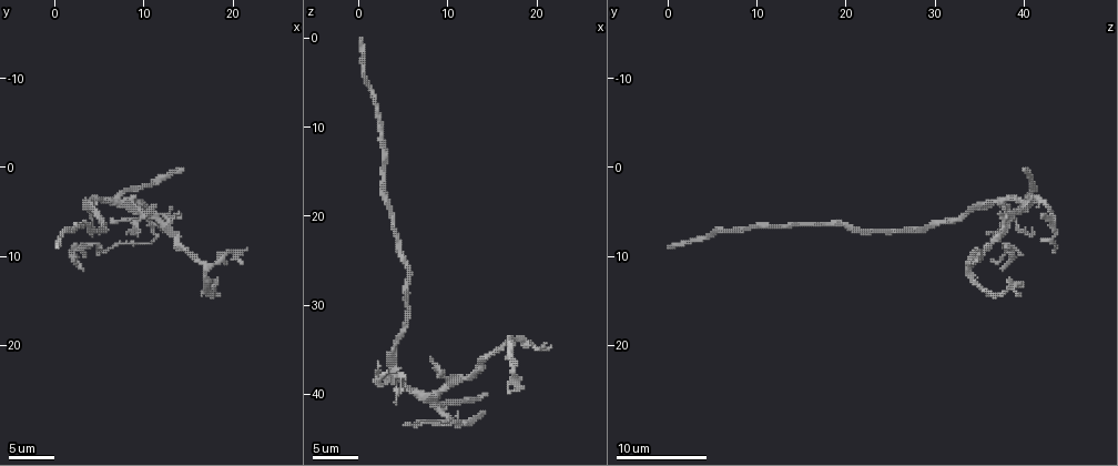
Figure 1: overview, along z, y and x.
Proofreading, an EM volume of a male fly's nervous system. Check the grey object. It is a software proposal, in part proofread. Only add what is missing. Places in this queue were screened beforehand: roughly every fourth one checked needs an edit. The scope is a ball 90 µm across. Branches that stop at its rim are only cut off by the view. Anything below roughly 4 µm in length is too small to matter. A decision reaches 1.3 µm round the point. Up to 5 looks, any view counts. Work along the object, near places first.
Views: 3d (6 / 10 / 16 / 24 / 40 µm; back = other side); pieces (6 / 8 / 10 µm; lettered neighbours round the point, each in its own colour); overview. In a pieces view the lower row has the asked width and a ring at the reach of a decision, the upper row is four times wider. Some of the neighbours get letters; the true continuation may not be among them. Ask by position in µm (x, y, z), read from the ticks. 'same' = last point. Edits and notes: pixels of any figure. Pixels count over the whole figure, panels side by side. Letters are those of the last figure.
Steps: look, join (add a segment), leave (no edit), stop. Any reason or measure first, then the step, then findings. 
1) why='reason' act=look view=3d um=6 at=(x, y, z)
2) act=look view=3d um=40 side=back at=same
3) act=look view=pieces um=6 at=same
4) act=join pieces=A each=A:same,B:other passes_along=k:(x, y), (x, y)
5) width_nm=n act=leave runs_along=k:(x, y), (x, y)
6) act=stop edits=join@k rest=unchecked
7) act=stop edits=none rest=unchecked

why='branch stops here' act=look view=pieces um=10 at=(17.0, 13.0, 39.8)

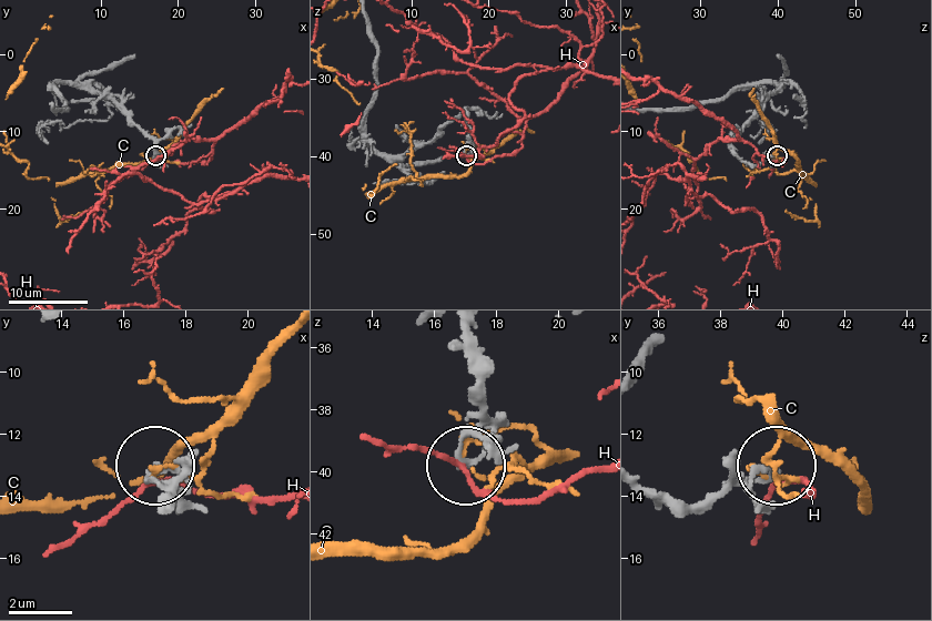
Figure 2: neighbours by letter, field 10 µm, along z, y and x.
width_nm=260 act=leave each=C:other,H:other runs_along=2:(466, 334), (474, 421), (461, 446), (466, 461) found='none of them fits'

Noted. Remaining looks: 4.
why='branch stops here' act=look view=pieces um=8 at=(14.2, 5.4, 42.4)

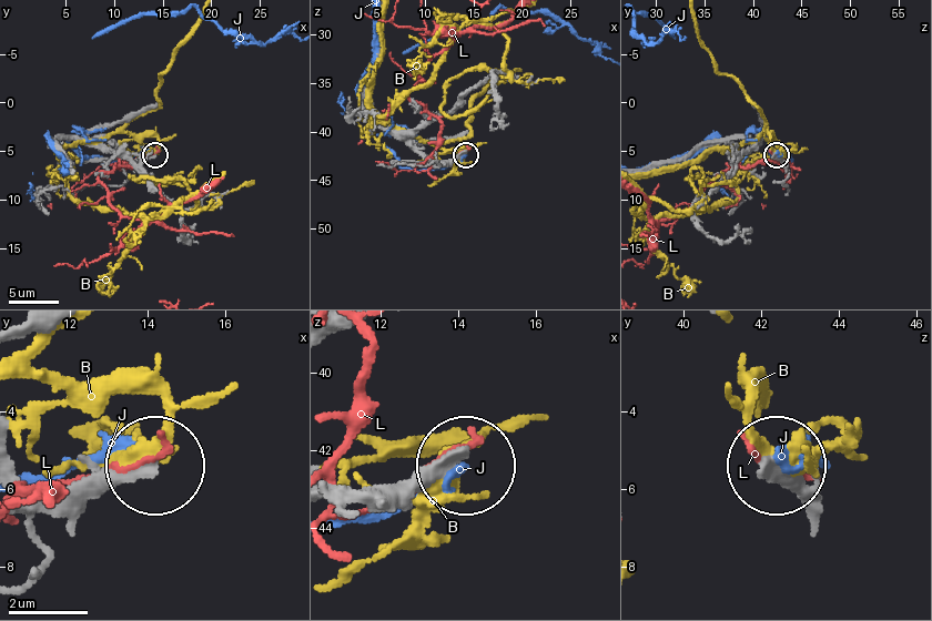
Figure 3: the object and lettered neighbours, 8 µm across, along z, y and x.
width_nm=280 act=leave each=B:other,J:other,L:other runs_along=3:(336, 489), (396, 489), (463, 459) found='none of them fits'

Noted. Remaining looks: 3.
why='free end' act=look view=pieces um=6 at=(14.4, 0.6, 40.2)

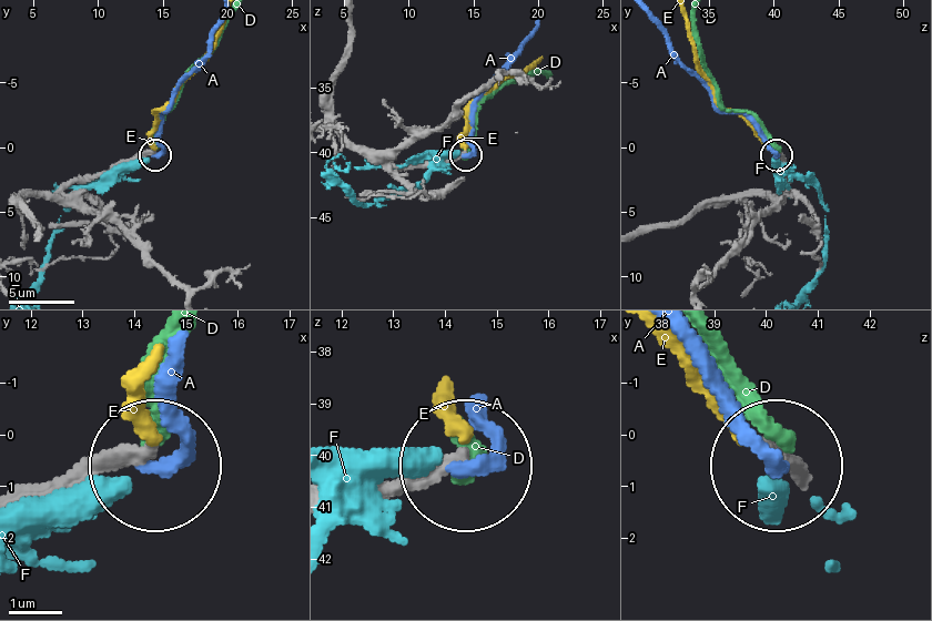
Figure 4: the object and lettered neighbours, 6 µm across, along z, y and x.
act=leave each=A:other,D:other,E:other,F:other found='none of them fits'

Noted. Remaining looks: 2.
act=stop edits=none rest=unchecked

